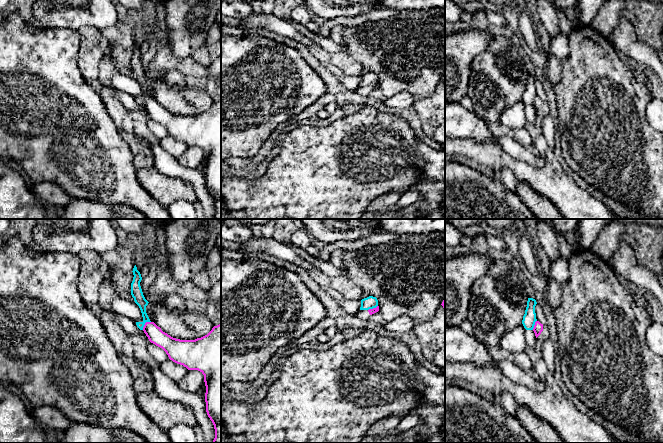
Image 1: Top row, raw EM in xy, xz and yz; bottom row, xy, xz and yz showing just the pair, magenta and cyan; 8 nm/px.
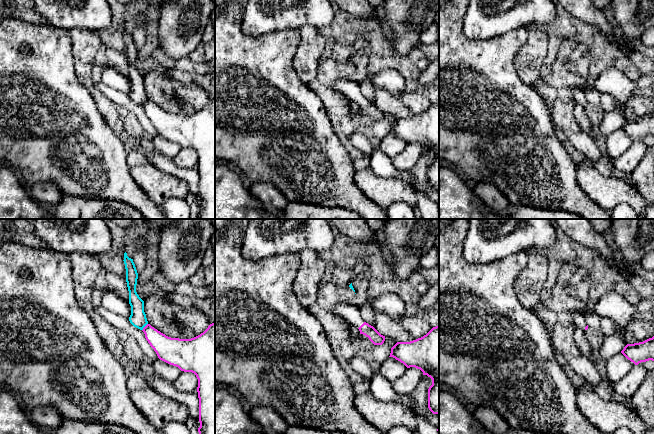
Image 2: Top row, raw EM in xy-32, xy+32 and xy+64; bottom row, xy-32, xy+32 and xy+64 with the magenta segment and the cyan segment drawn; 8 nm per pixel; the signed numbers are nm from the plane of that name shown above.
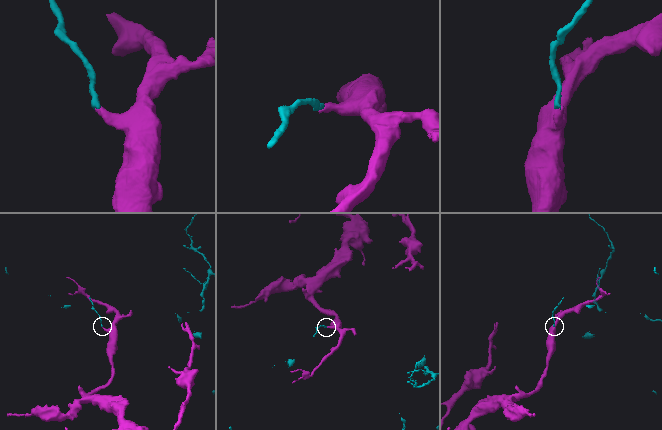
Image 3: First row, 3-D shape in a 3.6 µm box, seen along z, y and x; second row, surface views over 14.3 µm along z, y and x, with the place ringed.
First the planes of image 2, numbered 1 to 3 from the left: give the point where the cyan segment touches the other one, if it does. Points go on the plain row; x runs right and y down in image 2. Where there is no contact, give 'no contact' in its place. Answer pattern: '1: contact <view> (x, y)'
1: contact xy-32 (144, 103)
2: no contact
3: no contact

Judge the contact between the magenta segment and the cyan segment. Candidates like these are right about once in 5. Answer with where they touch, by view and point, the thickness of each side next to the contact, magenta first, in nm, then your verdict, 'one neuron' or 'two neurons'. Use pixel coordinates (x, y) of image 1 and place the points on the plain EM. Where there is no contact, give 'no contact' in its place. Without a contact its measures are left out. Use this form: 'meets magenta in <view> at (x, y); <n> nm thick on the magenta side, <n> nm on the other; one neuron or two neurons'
meets magenta in xy at (145, 100); 130 nm thick on the magenta side, 90 nm on the other; two neurons

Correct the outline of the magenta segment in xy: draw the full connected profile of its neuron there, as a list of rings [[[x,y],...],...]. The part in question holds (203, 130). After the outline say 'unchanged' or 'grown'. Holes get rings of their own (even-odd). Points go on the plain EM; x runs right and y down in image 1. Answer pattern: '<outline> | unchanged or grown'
[[[146,98],[143,107],[149,117],[162,124],[169,135],[188,146],[198,146],[204,151],[206,162],[206,188],[215,205],[212,219],[221,219],[221,99],[214,102],[205,112],[195,116],[180,116],[163,108],[154,98]]] | unchanged

